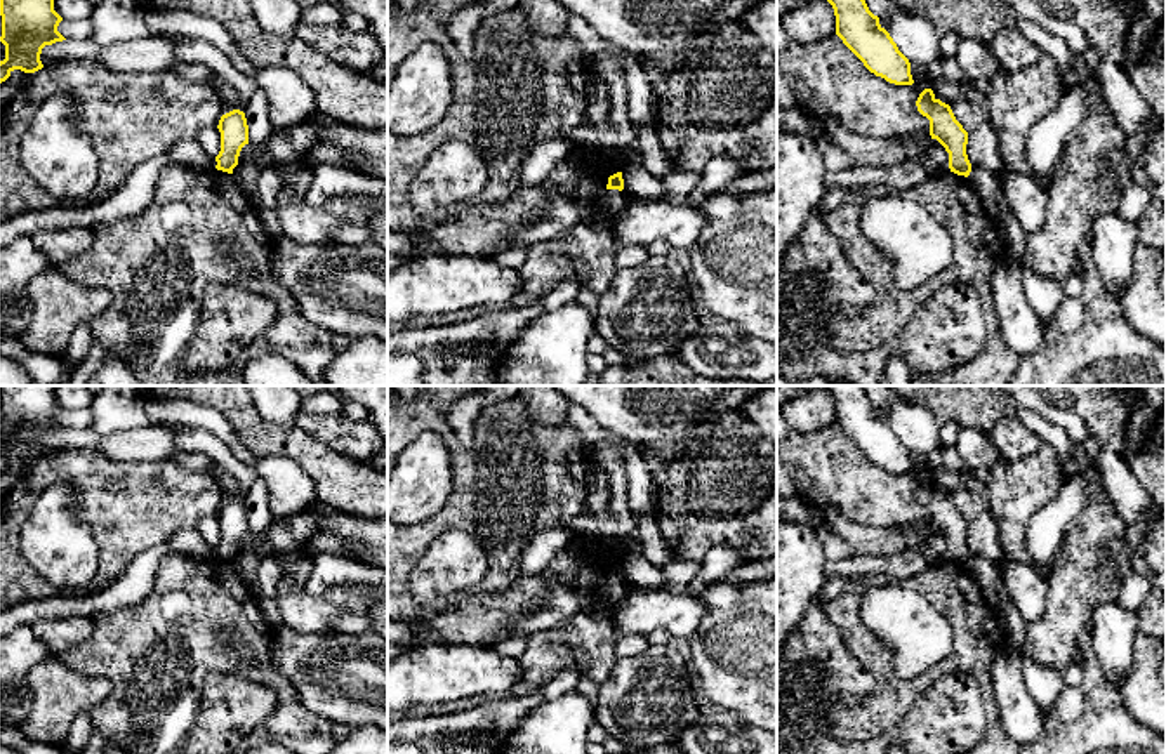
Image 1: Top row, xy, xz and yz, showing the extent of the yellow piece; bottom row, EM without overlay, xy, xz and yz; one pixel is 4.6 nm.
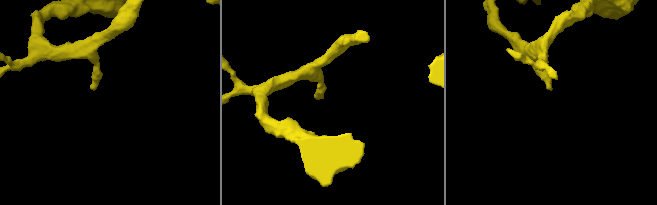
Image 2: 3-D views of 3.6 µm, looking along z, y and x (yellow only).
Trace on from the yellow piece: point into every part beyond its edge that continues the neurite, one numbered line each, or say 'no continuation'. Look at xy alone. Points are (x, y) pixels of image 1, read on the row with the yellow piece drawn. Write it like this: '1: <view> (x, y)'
no continuation

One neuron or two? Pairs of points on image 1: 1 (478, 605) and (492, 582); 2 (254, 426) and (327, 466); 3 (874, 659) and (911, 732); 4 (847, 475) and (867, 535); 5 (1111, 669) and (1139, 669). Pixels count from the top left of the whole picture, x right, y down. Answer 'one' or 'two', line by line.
1: two
2: one
3: two
4: two
5: two

